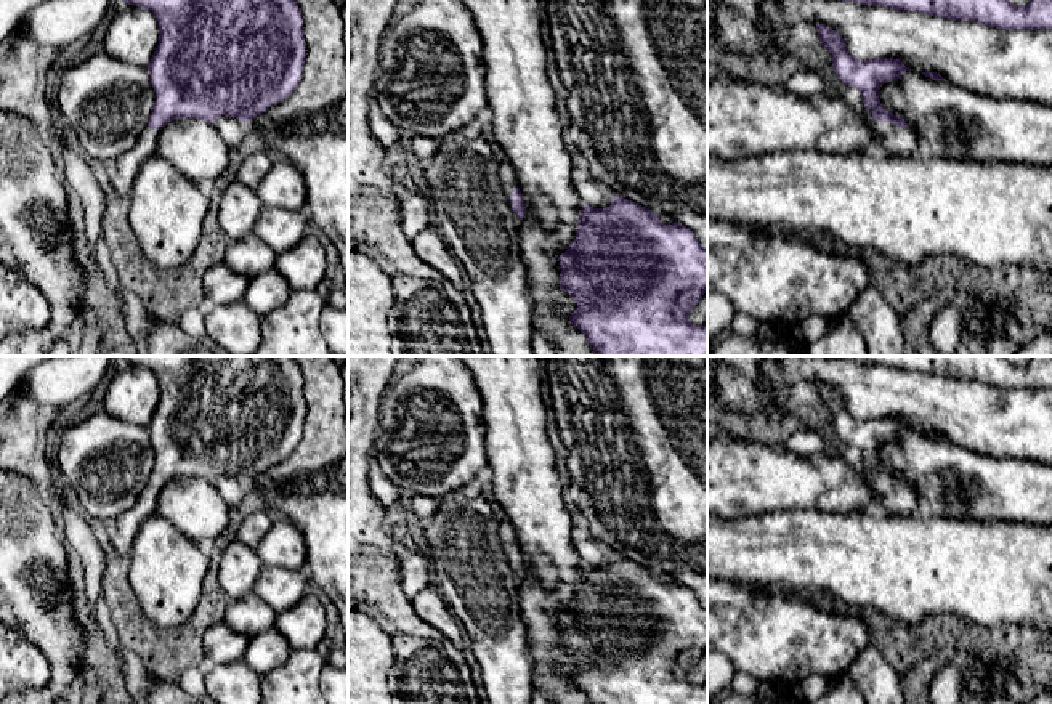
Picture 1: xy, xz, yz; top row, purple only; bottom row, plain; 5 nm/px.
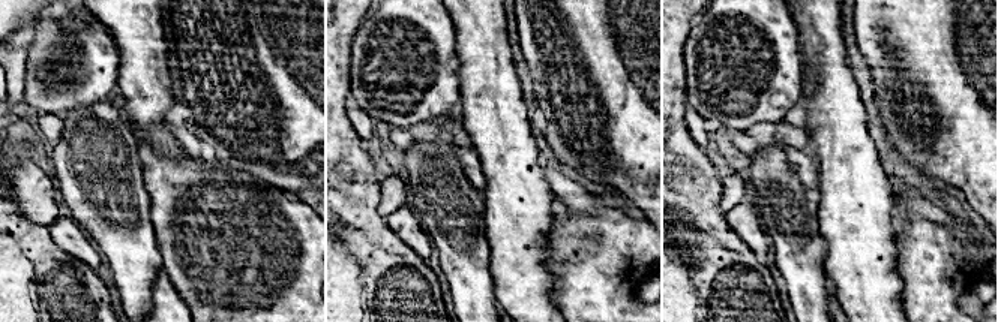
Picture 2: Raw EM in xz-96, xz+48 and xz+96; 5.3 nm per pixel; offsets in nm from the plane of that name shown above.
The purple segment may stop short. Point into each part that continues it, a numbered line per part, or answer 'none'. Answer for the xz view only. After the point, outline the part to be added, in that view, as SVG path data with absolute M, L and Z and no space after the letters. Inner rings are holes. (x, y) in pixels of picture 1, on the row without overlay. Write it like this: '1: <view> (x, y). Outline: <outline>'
1: xz (509, 542). Outline: M502 524L499 528L499 537L507 556L510 558L515 548L518 547L516 537L512 534L507 524Z

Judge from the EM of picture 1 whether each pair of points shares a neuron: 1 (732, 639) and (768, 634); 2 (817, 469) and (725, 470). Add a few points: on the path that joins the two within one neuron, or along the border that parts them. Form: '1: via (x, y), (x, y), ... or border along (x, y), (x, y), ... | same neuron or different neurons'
1: via (741, 634), (759, 634) | same neuron
2: via (794, 470), (748, 470) | same neuron

